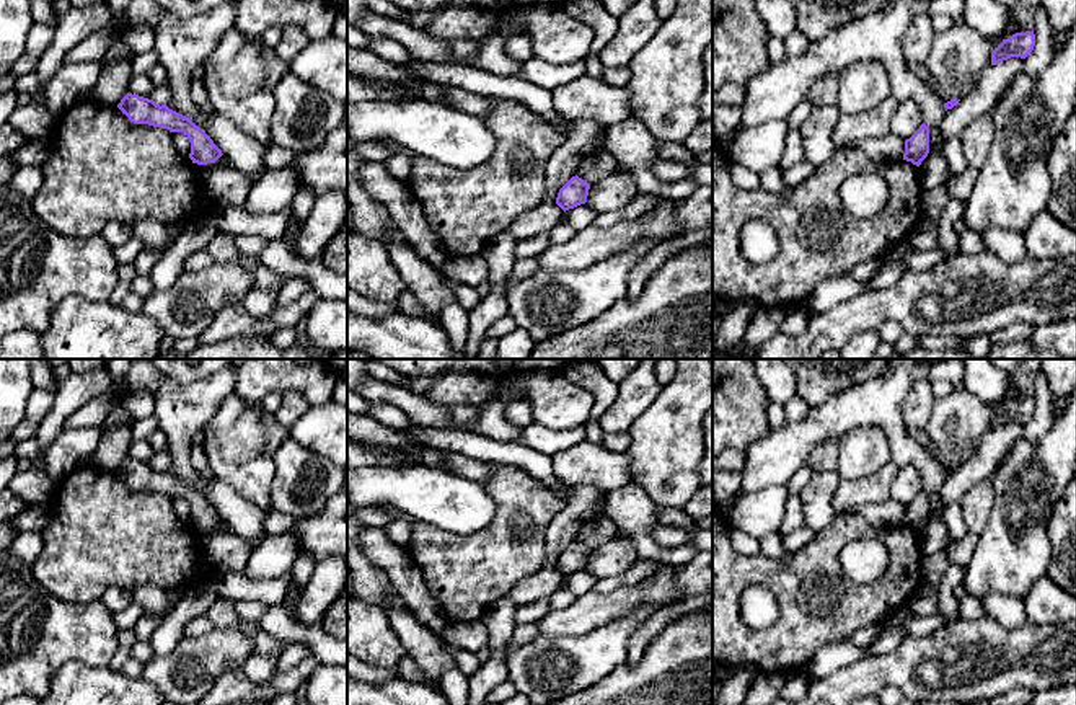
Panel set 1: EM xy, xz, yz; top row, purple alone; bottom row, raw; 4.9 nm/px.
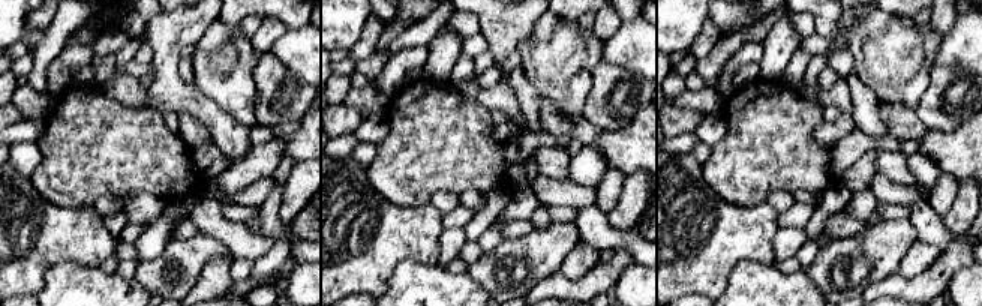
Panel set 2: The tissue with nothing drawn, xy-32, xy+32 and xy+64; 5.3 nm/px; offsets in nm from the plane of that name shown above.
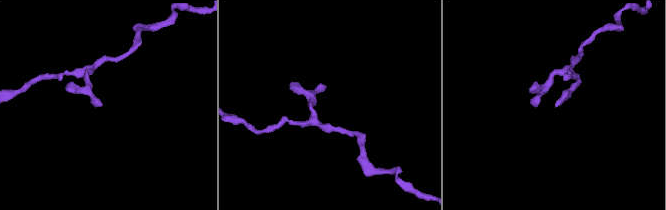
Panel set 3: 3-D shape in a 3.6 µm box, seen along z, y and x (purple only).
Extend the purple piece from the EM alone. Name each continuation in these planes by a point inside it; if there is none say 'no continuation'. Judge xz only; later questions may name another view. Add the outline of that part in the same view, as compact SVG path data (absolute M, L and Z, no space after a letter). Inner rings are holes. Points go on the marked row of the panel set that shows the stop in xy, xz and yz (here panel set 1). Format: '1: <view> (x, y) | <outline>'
1: xz (543, 217) | M543 202L518 215L505 230L515 242L525 240L541 232L551 232L564 220L564 211L556 204Z

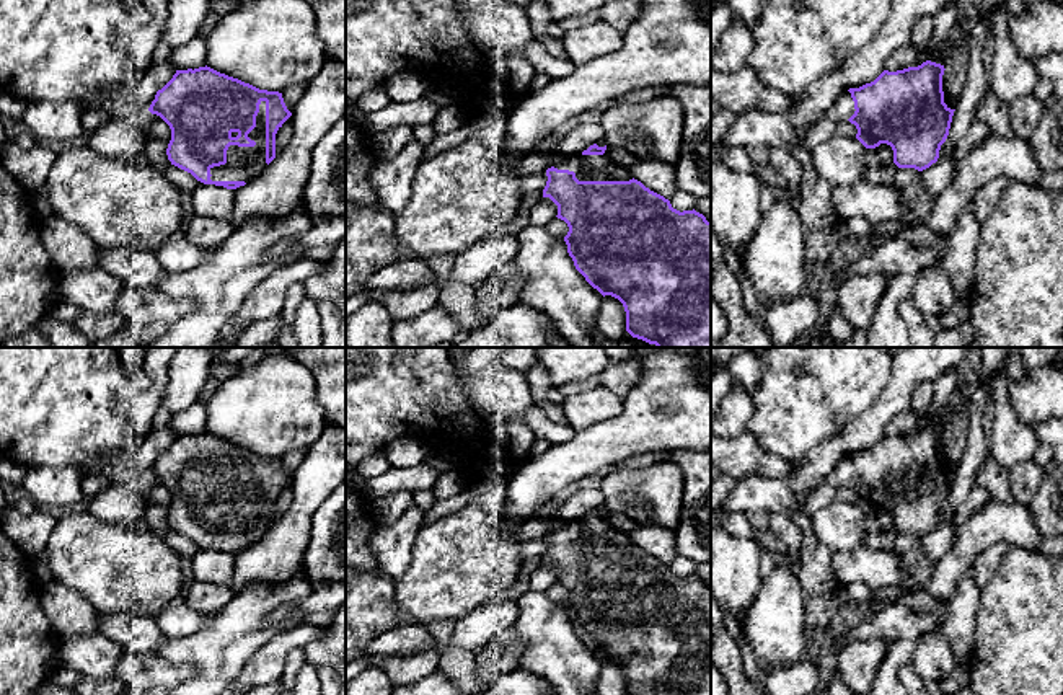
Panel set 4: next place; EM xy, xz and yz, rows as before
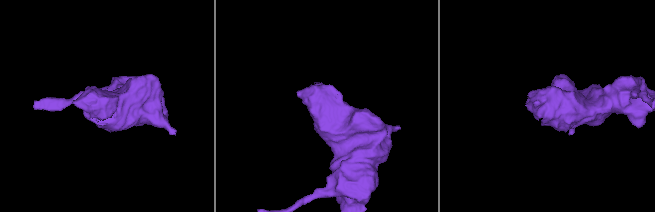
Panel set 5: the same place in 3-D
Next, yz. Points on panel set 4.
1: yz (843, 108) | M841 91L831 108L820 116L822 119L831 119L833 122L848 121L854 114L854 101L851 93Z

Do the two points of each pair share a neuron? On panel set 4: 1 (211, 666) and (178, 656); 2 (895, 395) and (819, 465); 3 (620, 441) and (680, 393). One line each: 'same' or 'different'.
1: same
2: same
3: same

